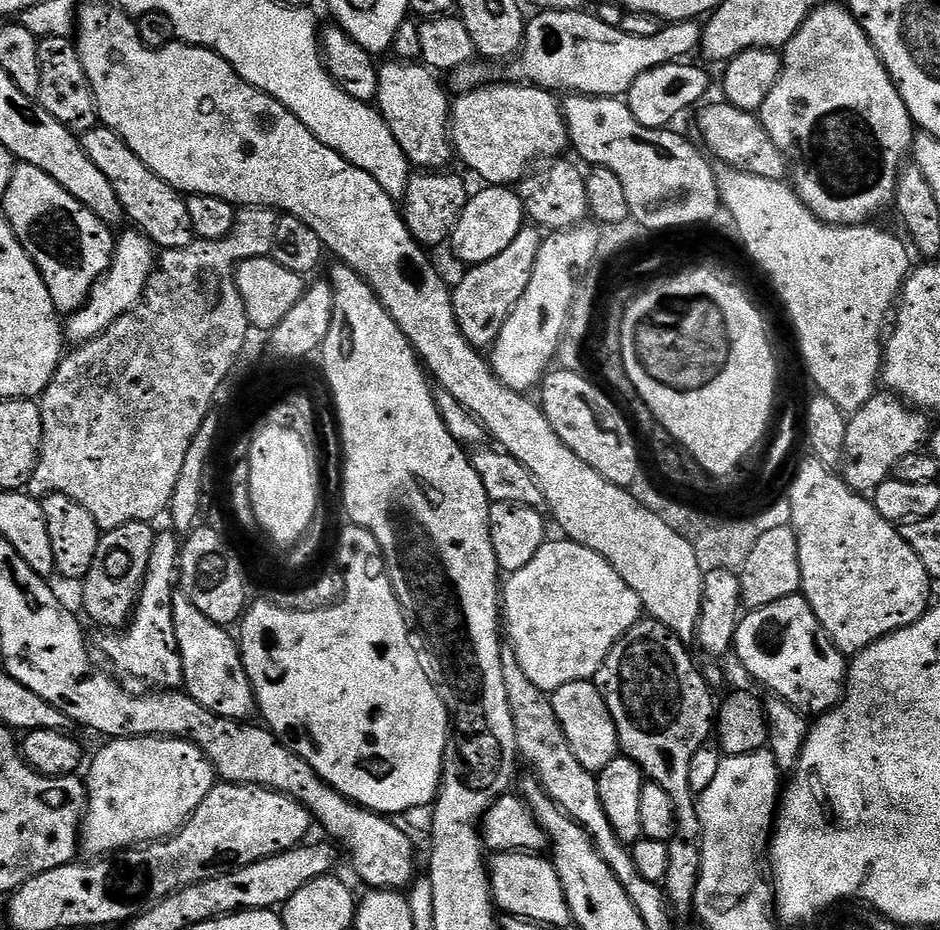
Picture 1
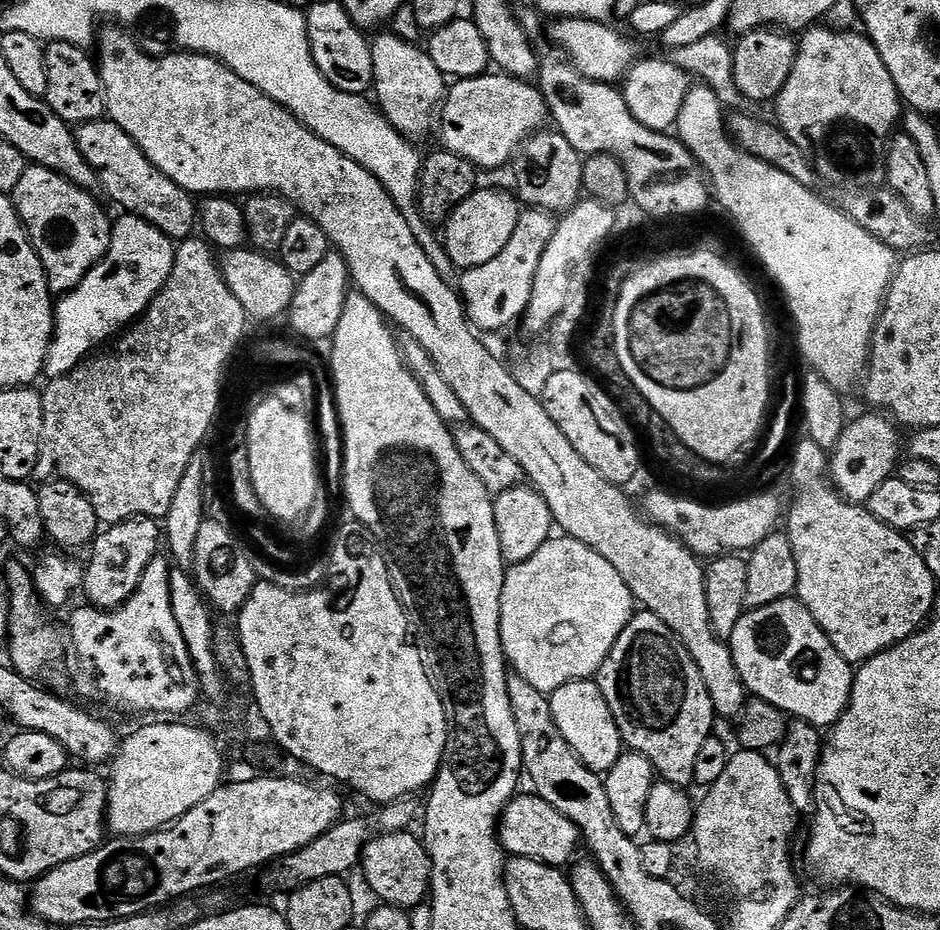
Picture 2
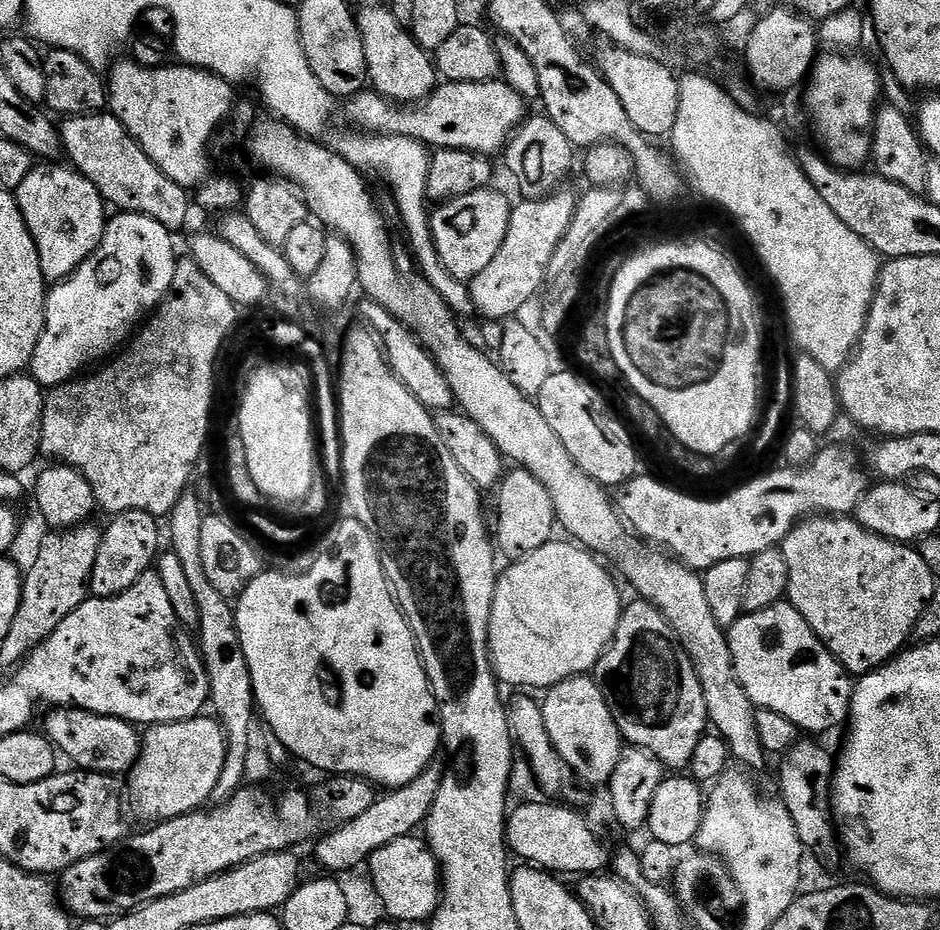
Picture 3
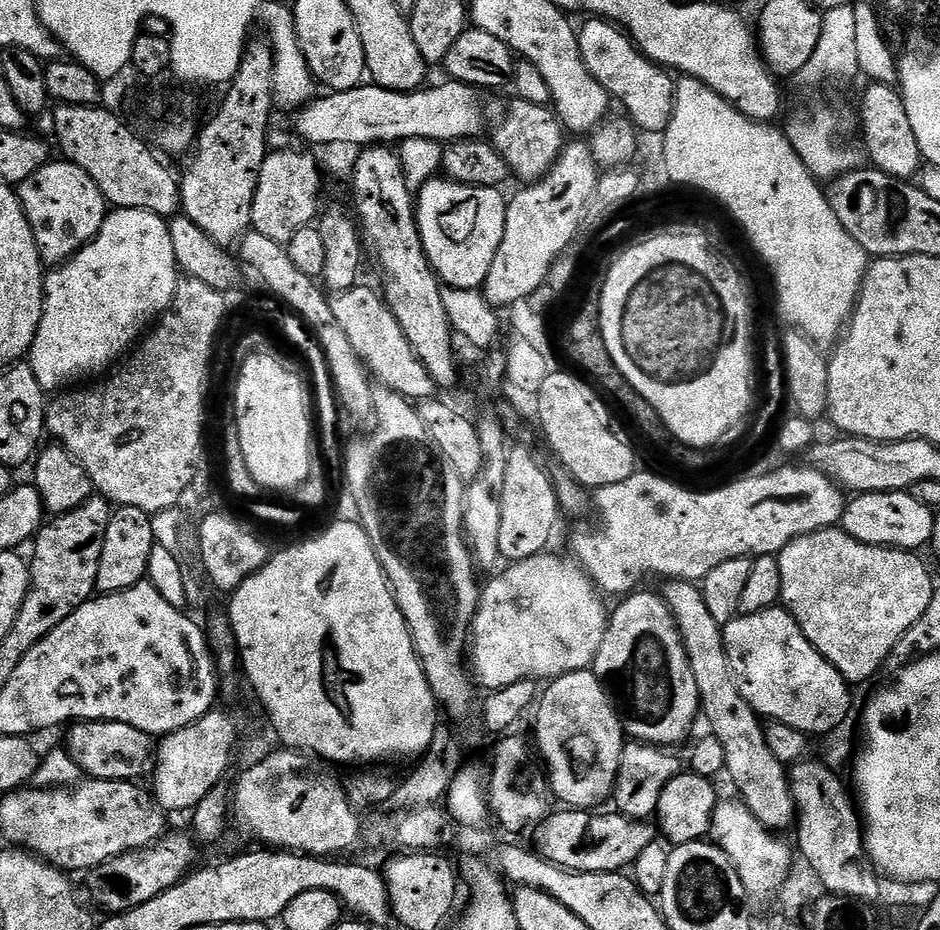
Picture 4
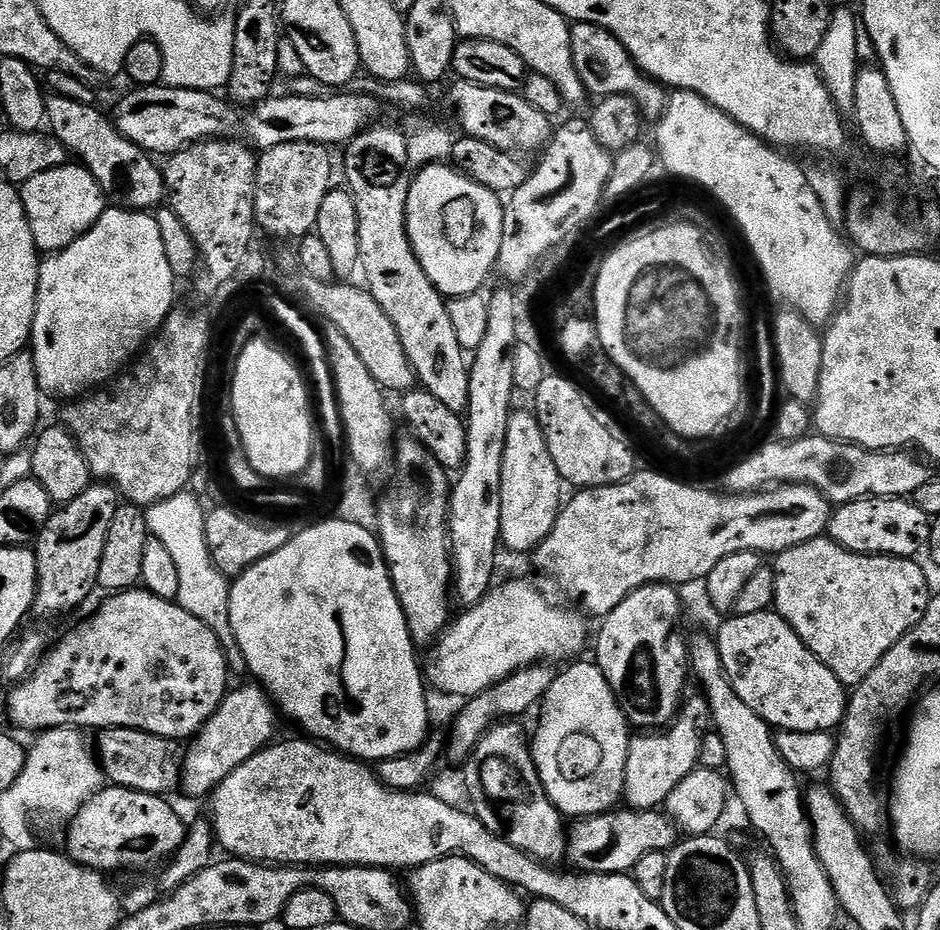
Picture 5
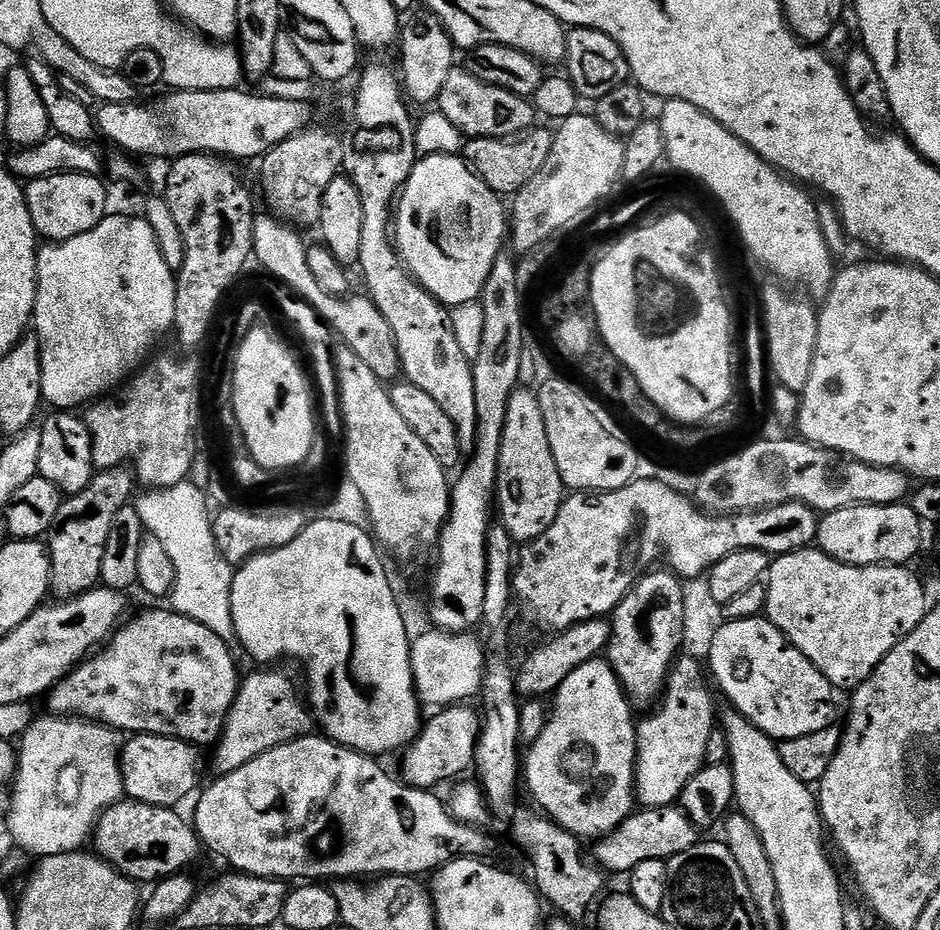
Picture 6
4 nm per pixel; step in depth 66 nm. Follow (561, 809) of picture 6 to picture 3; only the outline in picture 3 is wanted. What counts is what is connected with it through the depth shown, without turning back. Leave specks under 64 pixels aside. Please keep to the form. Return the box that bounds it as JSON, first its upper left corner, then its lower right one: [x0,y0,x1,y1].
[542,674,622,785]

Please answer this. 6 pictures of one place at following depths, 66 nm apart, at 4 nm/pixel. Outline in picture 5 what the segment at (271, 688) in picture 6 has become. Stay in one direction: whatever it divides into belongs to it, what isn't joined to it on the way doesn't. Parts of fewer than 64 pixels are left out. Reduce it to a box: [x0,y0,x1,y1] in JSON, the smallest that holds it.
[180,682,278,797]

